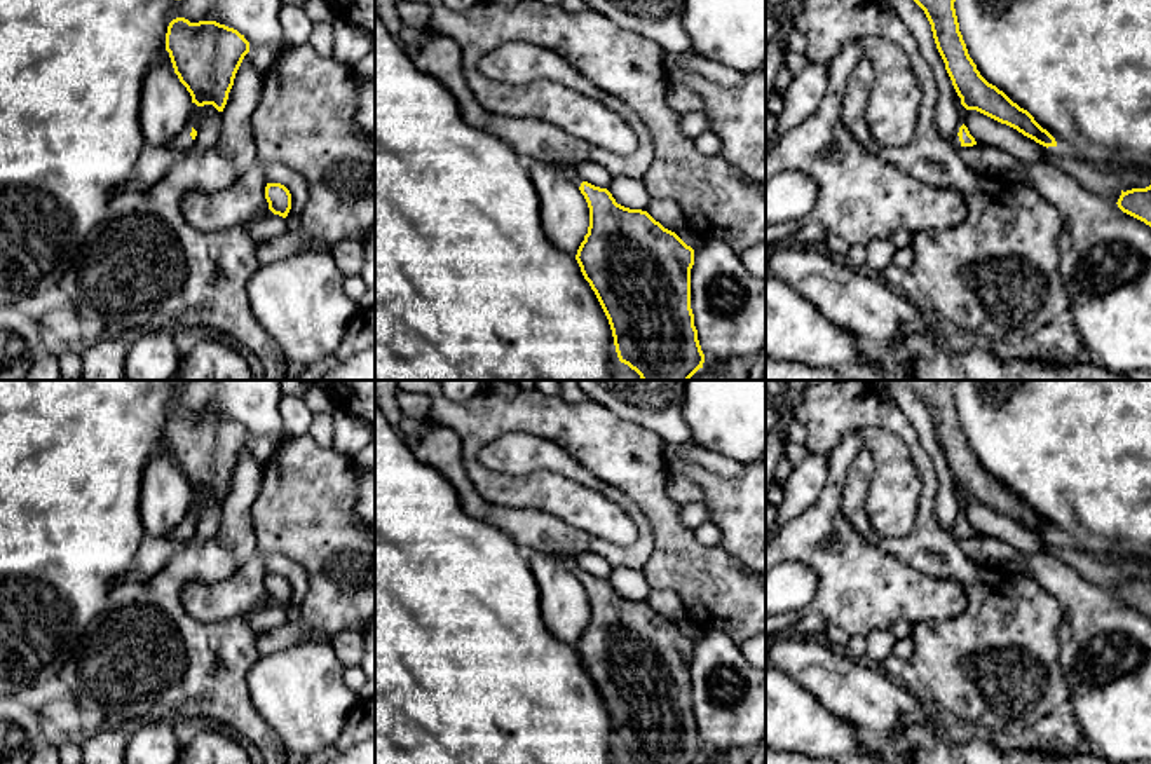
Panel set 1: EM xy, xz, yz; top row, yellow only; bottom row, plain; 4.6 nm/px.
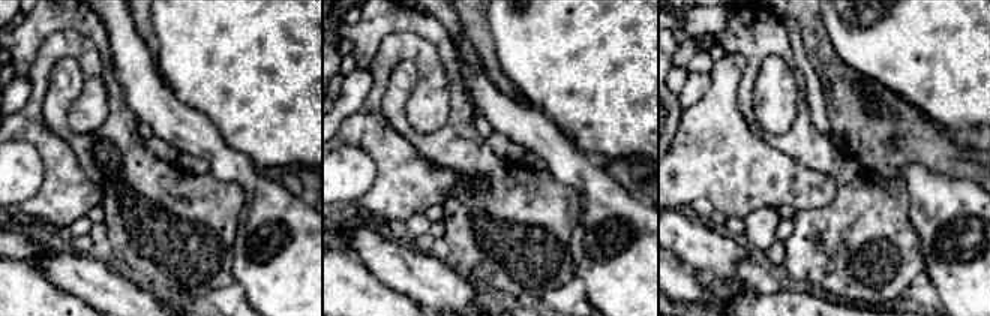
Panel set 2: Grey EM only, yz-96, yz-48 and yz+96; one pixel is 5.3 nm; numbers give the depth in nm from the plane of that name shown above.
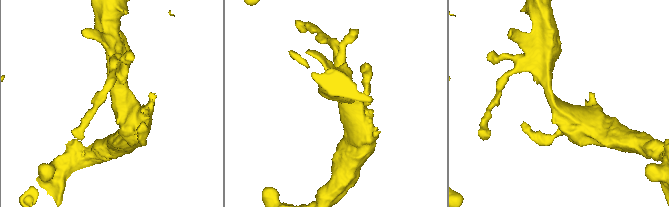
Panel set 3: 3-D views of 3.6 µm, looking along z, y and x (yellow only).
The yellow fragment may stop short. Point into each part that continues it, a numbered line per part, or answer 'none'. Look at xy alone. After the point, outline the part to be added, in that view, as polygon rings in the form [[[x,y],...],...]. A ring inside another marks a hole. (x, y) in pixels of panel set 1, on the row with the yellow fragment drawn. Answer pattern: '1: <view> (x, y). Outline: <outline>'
1: xy (182, 142). Outline: [[[187,126],[164,148],[166,150],[190,152],[194,143],[195,143],[195,140],[190,136],[190,133],[192,133],[192,126]]]

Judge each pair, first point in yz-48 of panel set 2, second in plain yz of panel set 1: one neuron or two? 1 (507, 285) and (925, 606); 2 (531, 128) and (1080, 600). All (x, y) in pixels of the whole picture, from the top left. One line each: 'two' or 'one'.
1: two
2: one

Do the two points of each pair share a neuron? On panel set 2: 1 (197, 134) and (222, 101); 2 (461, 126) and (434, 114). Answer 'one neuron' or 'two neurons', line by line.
1: two neurons
2: two neurons

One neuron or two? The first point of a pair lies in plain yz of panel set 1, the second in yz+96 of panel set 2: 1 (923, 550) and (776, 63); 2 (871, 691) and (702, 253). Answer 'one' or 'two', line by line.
1: two
2: one

